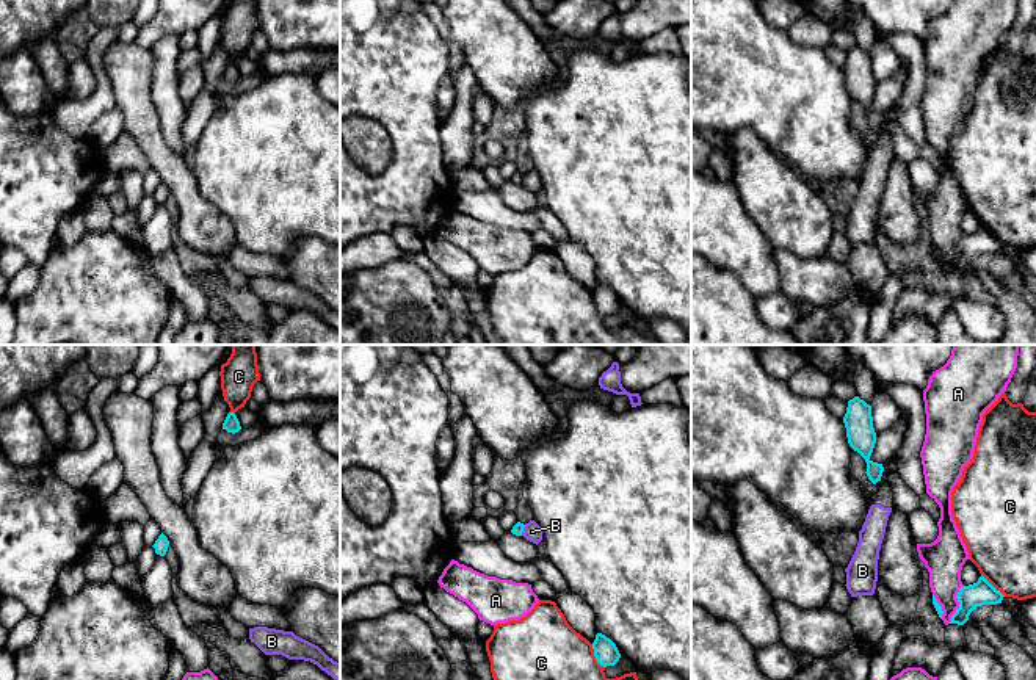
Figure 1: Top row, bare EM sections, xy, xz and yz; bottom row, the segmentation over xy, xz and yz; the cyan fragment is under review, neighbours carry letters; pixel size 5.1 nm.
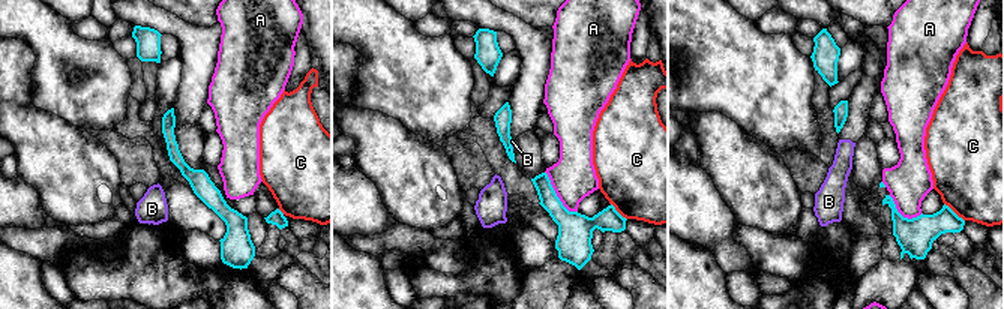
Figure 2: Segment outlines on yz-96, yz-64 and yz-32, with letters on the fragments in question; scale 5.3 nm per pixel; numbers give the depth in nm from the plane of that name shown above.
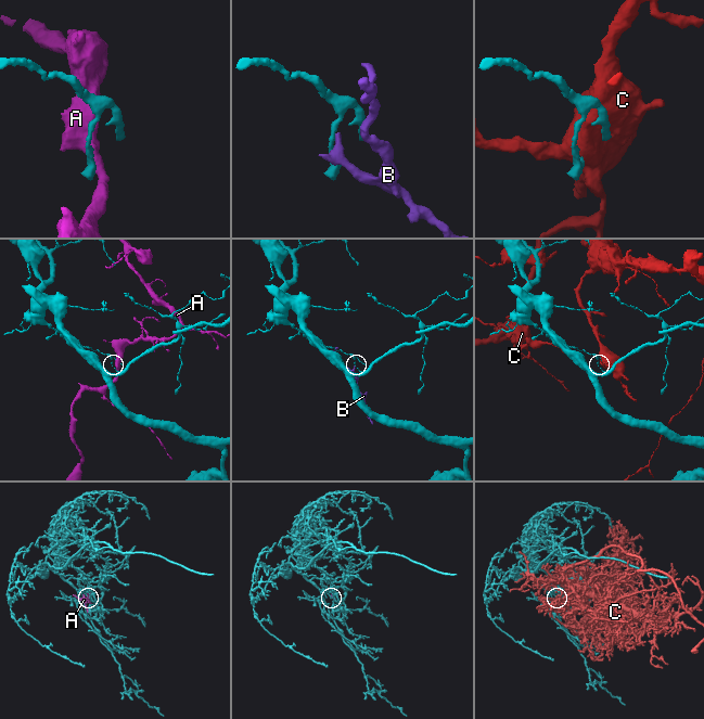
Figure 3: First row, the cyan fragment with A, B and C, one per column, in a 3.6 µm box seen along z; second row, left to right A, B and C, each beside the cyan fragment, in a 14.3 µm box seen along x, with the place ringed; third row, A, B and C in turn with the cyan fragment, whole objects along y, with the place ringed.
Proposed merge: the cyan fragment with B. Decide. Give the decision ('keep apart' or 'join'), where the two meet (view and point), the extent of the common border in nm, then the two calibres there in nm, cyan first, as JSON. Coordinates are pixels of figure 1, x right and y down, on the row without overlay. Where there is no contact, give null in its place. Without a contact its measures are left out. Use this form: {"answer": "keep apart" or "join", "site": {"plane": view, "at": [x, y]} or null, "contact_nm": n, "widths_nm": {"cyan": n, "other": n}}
{"answer": "keep apart", "site": {"plane": "xz", "at": [522, 179]}, "contact_nm": 60, "widths_nm": {"cyan": 60, "other": 90}}

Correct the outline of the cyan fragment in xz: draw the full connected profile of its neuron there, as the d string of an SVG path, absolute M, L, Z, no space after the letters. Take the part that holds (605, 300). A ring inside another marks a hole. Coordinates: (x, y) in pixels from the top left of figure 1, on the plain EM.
M602 282L596 284L592 298L594 298L594 306L596 306L597 312L603 316L614 315L621 307L621 302L618 299L616 293Z

